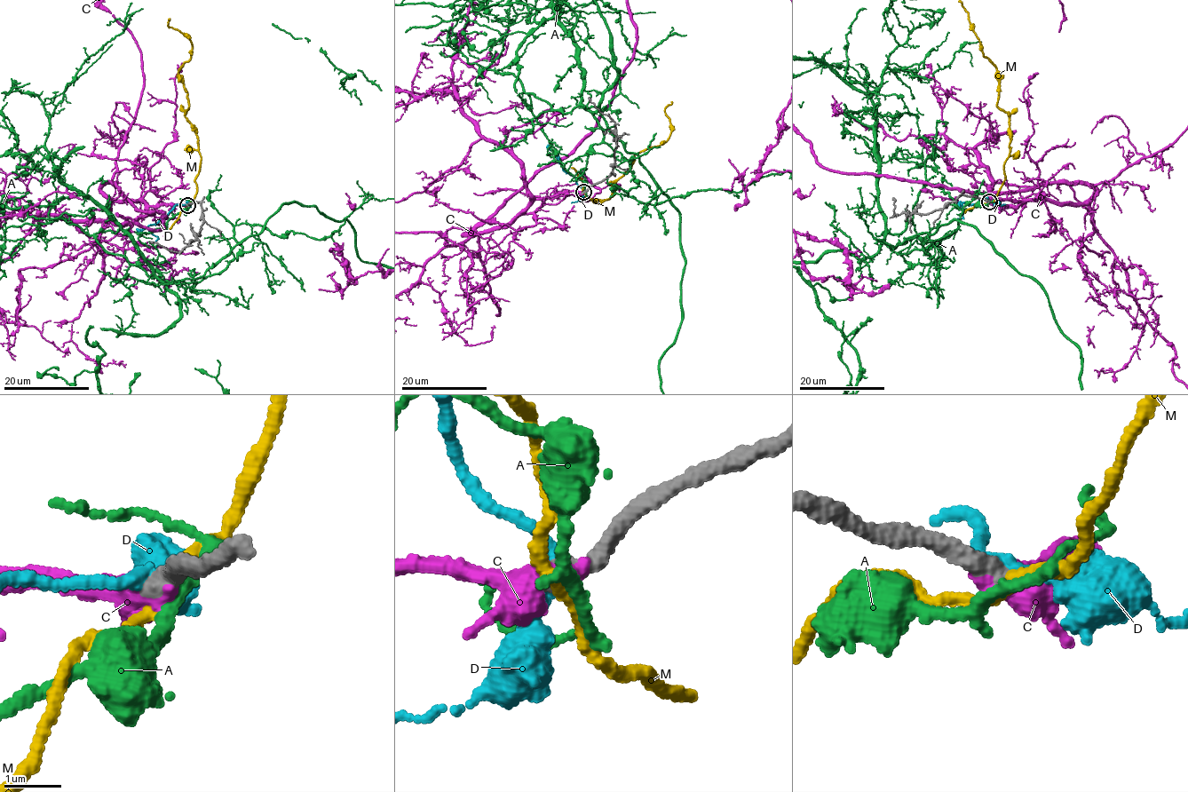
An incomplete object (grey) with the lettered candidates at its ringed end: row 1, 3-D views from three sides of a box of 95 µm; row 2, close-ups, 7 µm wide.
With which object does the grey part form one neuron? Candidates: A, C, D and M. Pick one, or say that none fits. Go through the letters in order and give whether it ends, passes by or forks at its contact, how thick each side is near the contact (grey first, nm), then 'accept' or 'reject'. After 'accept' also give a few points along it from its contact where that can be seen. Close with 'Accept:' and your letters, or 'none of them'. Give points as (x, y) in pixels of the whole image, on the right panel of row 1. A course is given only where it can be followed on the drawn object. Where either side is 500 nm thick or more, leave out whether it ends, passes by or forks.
A: it passes by; calibres 440 and 240 nm; reject
C: it passes by; calibres 420 and 400 nm; accept
D: it passes by; calibres 400 and 220 nm; reject
M: it passes by; calibres 420 and 200 nm; reject
Accept: C

